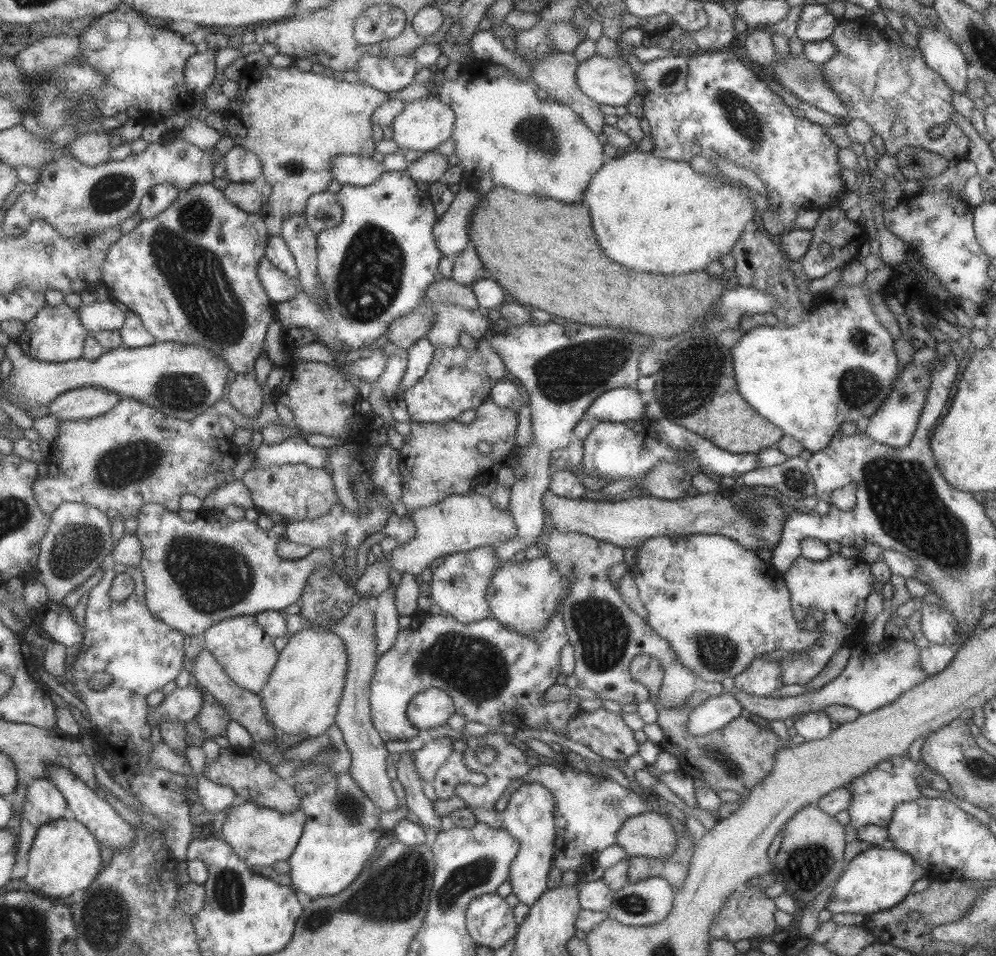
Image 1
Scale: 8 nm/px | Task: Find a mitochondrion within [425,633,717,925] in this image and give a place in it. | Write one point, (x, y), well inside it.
(462, 879)

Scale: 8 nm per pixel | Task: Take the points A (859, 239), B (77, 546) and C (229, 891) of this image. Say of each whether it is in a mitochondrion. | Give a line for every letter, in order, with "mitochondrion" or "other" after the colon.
A: other
B: mitochondrion
C: mitochondrion

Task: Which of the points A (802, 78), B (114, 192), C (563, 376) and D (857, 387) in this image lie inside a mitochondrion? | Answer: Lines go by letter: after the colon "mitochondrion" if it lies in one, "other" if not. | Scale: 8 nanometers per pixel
A: mitochondrion
B: mitochondrion
C: mitochondrion
D: mitochondrion

